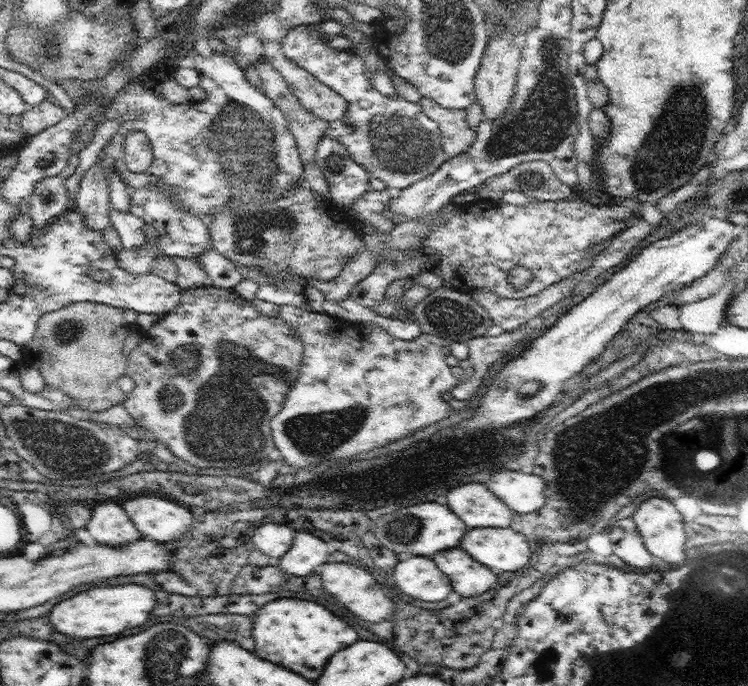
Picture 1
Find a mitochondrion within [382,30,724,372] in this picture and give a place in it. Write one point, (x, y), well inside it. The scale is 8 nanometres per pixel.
(667, 156)

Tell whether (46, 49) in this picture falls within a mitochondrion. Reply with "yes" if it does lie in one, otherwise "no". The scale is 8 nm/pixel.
yes

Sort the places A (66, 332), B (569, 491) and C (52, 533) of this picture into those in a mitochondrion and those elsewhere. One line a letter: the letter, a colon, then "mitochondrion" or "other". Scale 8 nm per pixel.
A: mitochondrion
B: mitochondrion
C: other

